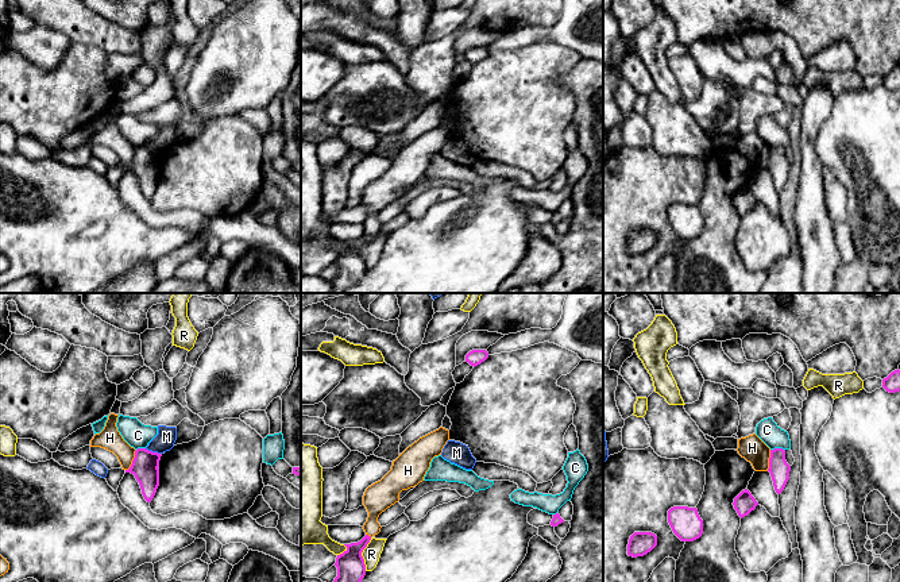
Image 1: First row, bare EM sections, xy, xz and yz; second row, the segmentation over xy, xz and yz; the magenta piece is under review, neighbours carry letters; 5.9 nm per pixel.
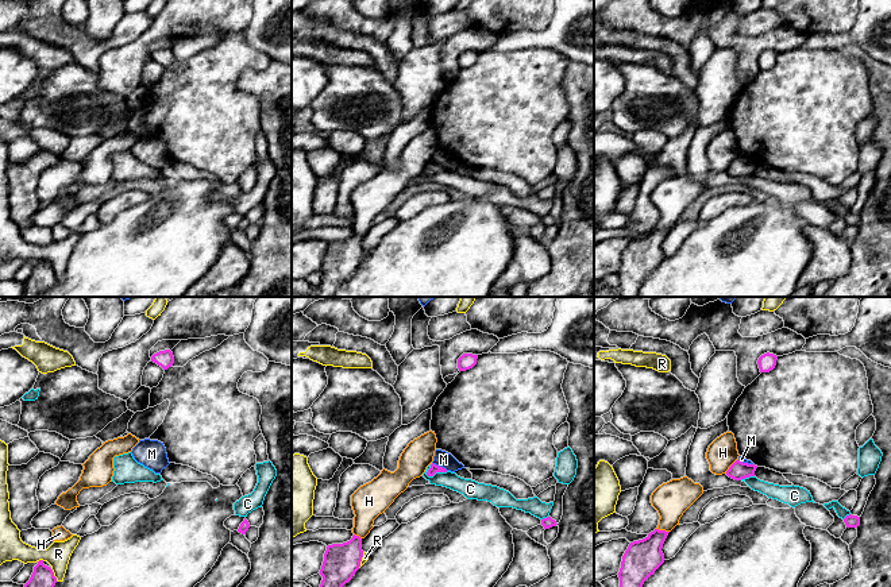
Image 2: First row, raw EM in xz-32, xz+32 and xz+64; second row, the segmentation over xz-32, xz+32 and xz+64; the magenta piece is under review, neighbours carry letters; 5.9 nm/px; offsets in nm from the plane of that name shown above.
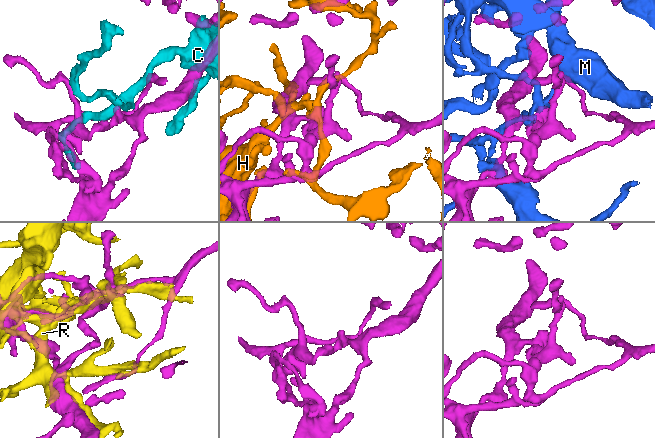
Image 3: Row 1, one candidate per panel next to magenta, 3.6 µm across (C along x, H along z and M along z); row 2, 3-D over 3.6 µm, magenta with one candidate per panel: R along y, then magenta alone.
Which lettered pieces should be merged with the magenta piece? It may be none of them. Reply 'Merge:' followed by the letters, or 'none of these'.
Merge: C

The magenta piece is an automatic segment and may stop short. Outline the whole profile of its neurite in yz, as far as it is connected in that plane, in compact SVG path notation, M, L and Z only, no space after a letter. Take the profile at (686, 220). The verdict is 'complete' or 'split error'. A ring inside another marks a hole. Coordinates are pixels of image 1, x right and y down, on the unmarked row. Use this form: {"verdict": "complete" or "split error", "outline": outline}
{"verdict": "complete", "outline": "M673 204L668 208L668 220L681 239L694 239L703 231L703 217L696 205Z"}

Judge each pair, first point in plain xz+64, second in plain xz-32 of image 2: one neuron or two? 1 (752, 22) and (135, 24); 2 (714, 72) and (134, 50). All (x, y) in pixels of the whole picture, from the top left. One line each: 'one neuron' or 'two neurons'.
1: one neuron
2: one neuron

